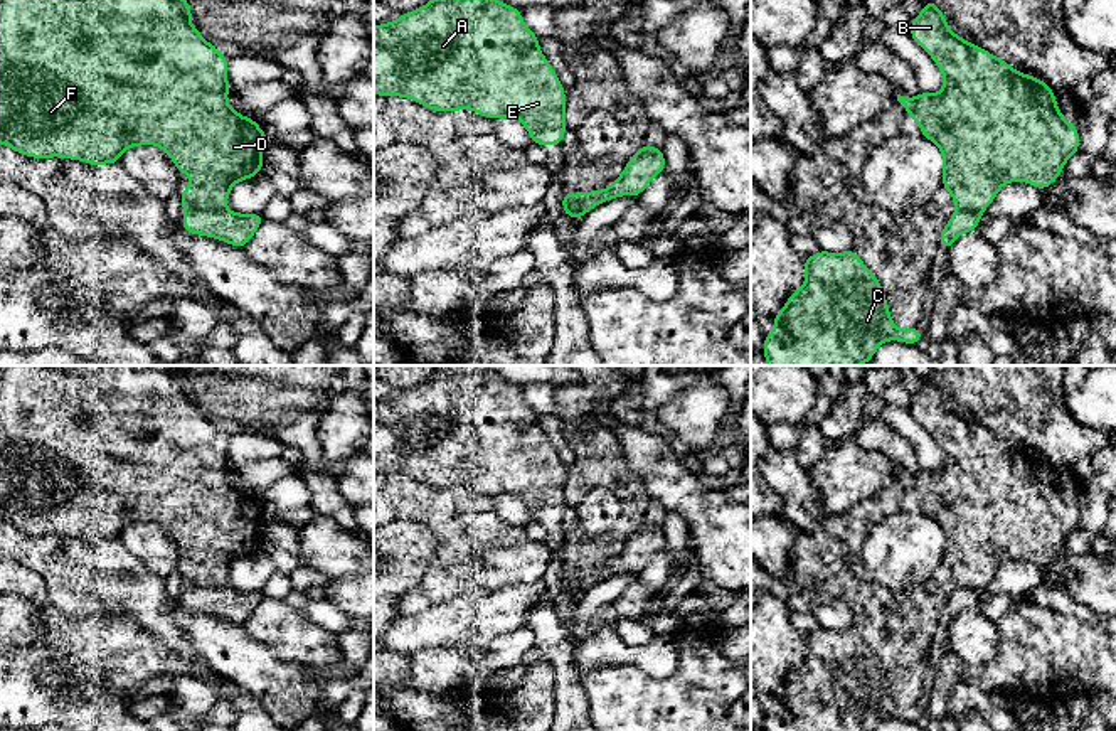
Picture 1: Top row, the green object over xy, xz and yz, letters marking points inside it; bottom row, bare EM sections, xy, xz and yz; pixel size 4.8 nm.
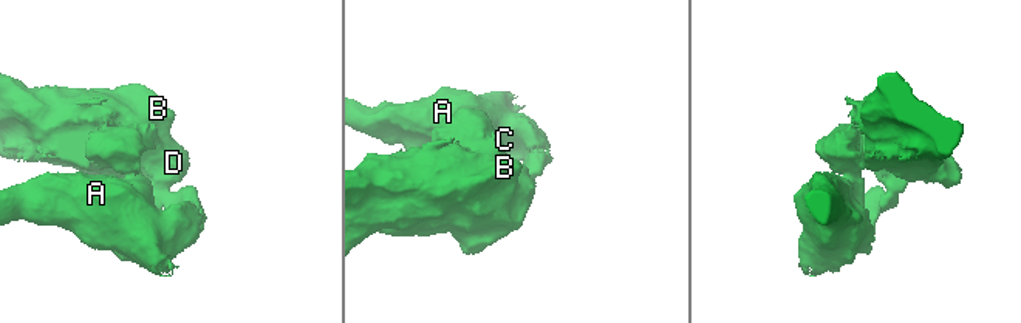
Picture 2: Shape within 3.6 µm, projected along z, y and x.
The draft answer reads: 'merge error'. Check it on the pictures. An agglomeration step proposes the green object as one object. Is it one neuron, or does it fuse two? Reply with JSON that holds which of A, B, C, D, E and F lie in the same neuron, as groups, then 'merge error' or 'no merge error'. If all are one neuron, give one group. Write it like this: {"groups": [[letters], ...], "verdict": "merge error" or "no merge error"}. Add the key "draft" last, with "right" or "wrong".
{"groups": [["A", "C", "E"], ["B", "D", "F"]], "verdict": "merge error", "draft": "right"}

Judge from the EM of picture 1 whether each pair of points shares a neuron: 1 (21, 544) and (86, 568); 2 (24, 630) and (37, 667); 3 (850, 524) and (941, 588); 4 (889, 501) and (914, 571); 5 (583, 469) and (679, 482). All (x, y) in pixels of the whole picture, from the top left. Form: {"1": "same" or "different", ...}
{"1": "same", "2": "different", "3": "same", "4": "same", "5": "different"}

